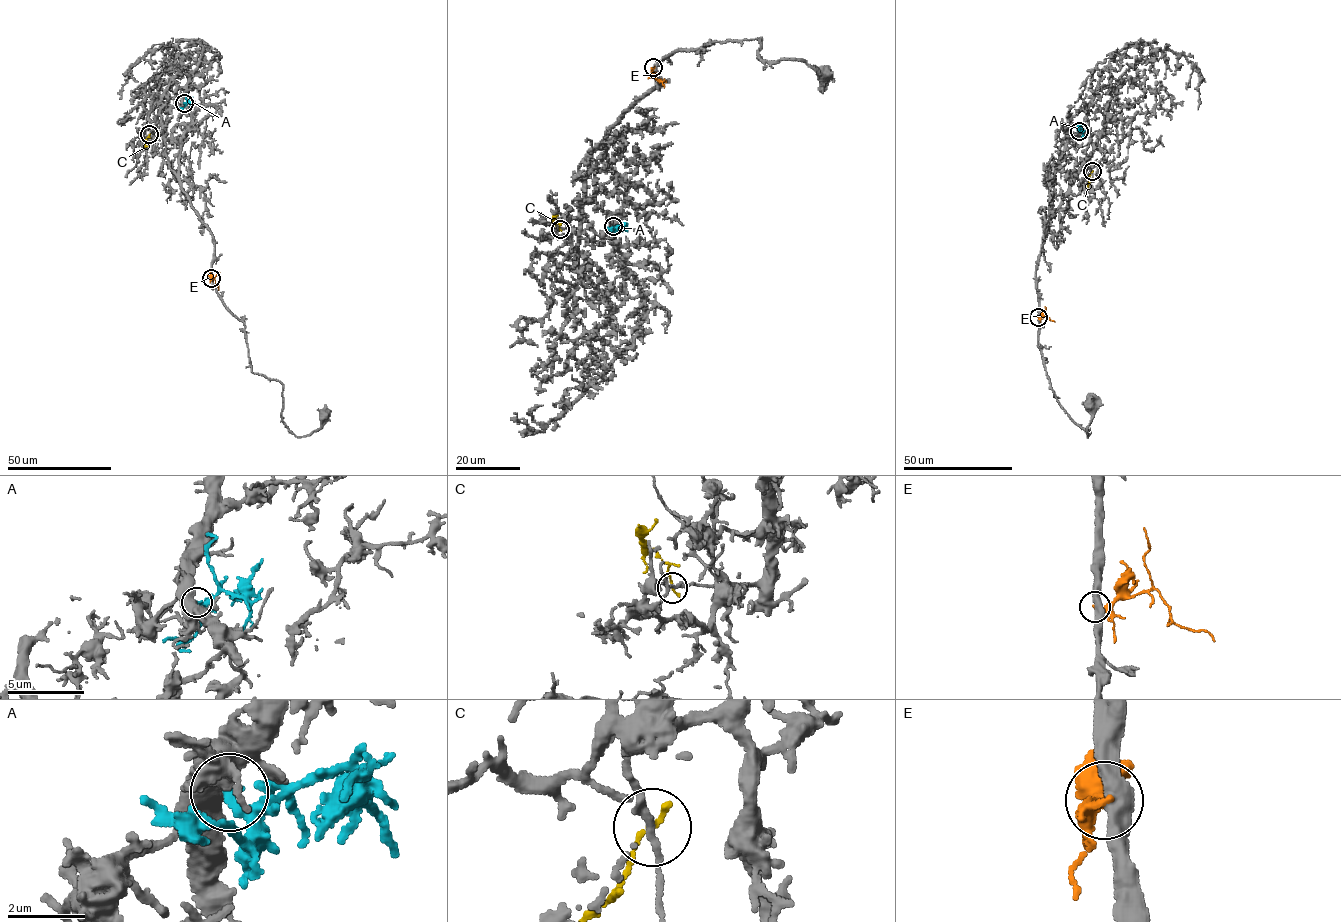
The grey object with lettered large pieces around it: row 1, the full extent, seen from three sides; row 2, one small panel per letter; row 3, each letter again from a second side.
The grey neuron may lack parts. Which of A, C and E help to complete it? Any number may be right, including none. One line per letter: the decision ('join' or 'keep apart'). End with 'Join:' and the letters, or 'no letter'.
A: join
C: keep apart
E: keep apart
Join: A

